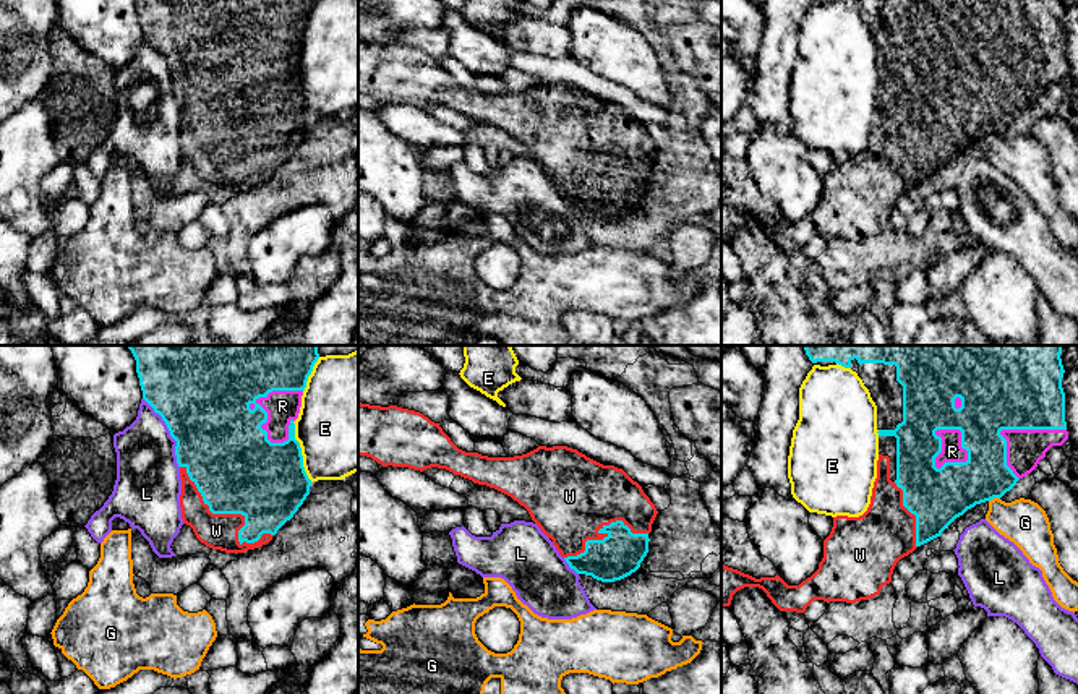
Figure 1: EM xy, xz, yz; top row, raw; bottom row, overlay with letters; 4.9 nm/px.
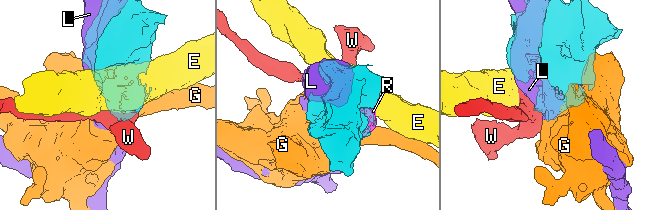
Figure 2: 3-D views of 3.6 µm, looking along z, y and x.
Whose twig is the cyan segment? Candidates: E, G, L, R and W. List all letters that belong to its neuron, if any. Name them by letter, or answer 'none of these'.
R, W

